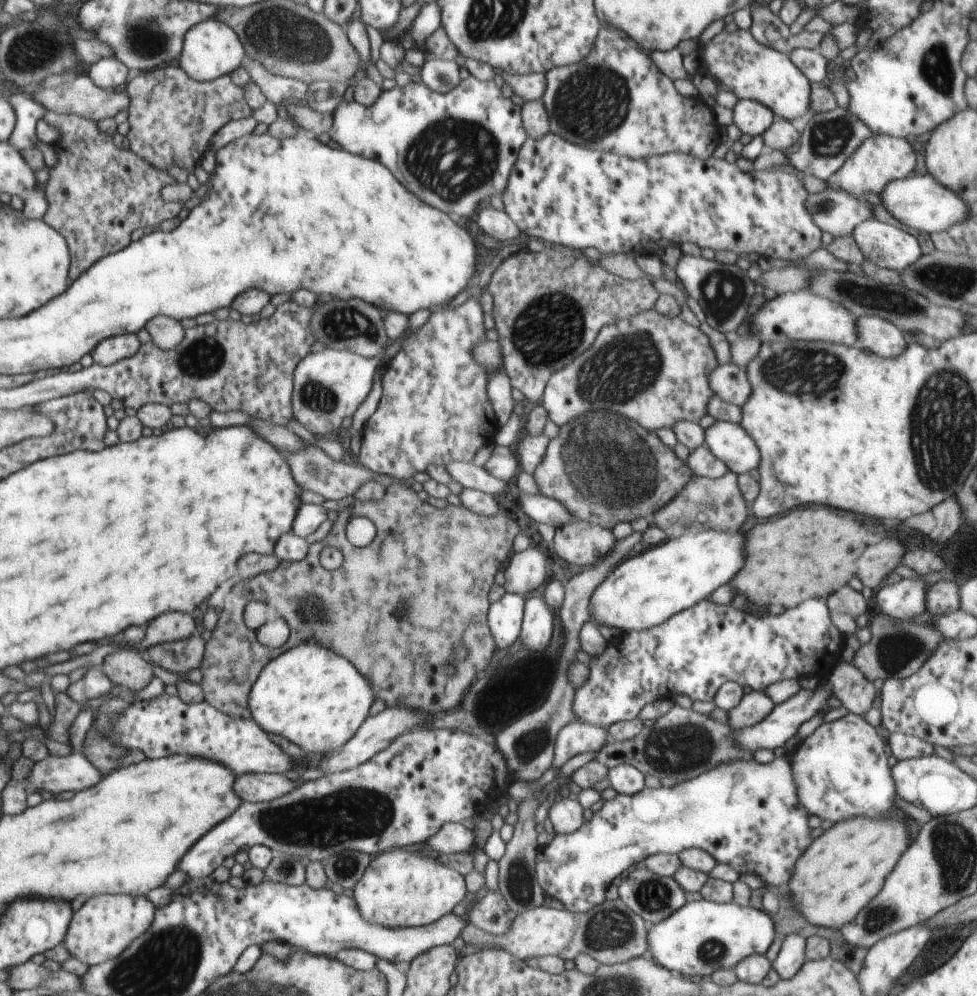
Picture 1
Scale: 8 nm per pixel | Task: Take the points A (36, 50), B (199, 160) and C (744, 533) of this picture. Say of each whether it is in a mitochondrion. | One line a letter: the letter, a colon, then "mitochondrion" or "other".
A: mitochondrion
B: other
C: other

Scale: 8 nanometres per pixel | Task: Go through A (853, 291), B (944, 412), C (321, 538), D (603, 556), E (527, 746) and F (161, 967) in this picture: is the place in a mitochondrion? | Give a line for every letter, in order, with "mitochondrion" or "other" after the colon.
A: mitochondrion
B: mitochondrion
C: other
D: other
E: mitochondrion
F: mitochondrion

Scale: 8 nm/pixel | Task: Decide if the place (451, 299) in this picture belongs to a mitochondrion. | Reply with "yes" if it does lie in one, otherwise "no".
no

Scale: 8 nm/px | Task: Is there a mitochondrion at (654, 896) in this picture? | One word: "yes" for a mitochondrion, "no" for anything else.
yes

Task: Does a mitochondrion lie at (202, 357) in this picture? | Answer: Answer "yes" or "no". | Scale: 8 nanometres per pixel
yes

